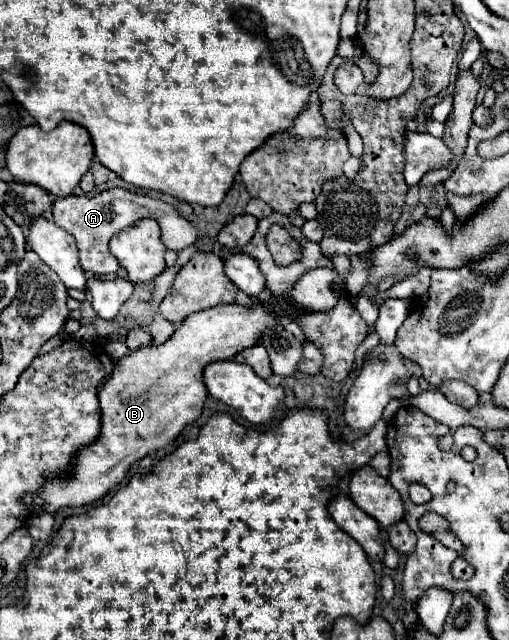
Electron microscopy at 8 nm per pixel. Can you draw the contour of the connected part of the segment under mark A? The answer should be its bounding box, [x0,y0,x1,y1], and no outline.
[52,187,200,275]

